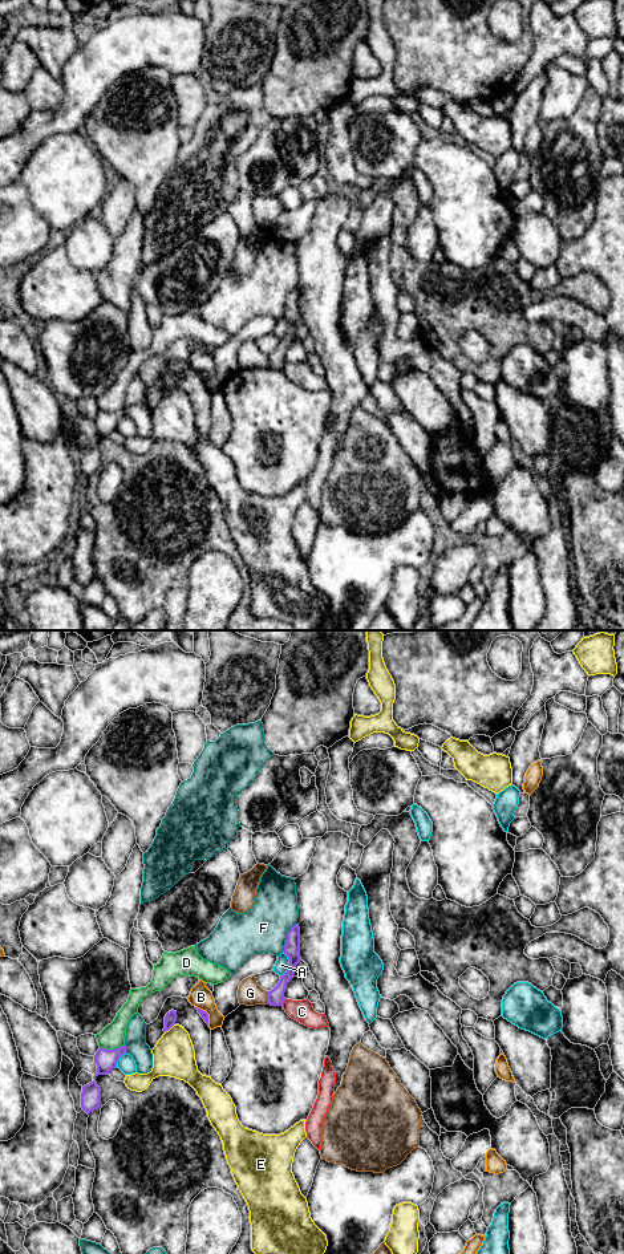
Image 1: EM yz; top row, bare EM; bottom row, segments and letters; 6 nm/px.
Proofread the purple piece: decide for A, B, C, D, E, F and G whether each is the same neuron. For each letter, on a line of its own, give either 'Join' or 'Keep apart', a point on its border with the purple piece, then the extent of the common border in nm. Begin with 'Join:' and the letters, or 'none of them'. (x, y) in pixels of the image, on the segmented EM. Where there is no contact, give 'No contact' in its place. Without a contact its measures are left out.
Join: none of them
A: Keep apart. Touches purple at yz (290, 965). Shared border 160 nm
B: Keep apart. Touches purple at yz (206, 1013). Shared border 140 nm
C: Keep apart. Touches purple at yz (283, 1002). Shared border 50 nm
D: Keep apart. Touches purple at yz (112, 1050). Shared border 150 nm
E: Keep apart. Touches purple at yz (169, 1029). Shared border 90 nm
F: Keep apart. Touches purple at yz (287, 938). Shared border 190 nm
G: Keep apart. Touches purple at yz (268, 998). Shared border 80 nm

